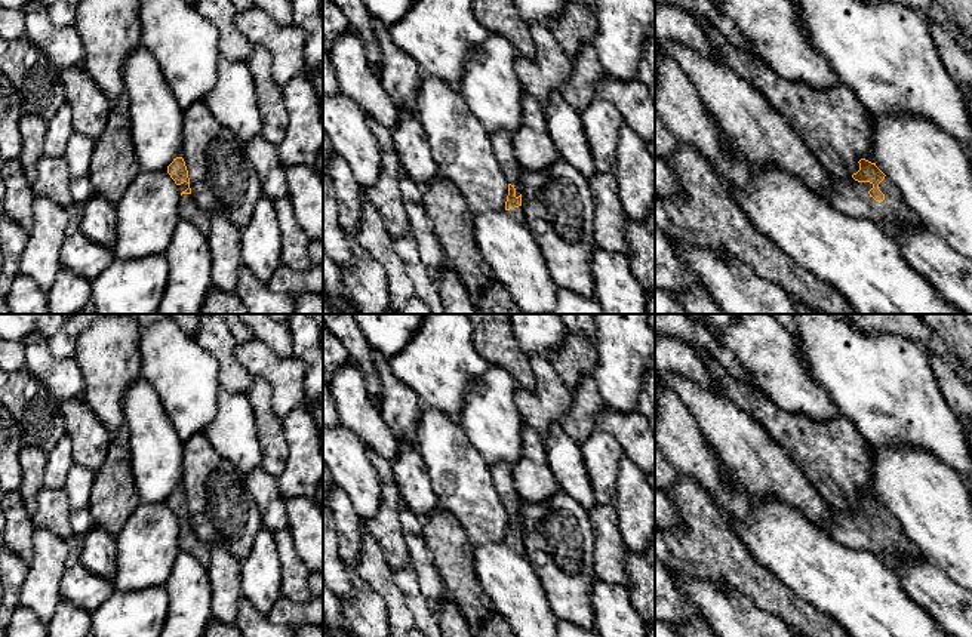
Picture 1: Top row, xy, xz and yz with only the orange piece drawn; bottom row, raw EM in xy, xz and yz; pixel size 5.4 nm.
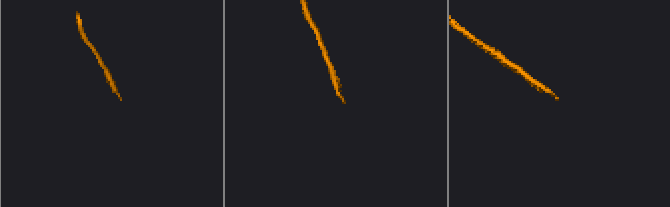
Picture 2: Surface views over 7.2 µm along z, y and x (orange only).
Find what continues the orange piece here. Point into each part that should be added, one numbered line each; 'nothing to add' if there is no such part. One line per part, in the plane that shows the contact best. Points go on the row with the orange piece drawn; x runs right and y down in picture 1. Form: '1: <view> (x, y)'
1: yz (845, 194)

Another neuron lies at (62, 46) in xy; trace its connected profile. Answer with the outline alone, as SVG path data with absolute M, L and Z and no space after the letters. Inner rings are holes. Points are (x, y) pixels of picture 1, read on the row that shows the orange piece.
M39 3L24 9L25 37L59 70L81 67L84 47L74 27L58 28L52 24L47 7Z

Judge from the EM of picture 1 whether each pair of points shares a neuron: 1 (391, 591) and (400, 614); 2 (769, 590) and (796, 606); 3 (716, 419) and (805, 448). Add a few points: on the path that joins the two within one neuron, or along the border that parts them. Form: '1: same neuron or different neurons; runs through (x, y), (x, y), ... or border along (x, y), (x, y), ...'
1: same neuron; runs through (393, 597), (397, 608)
2: same neuron; runs through (775, 596), (790, 606)
3: different neurons; border along (747, 412), (794, 462)

